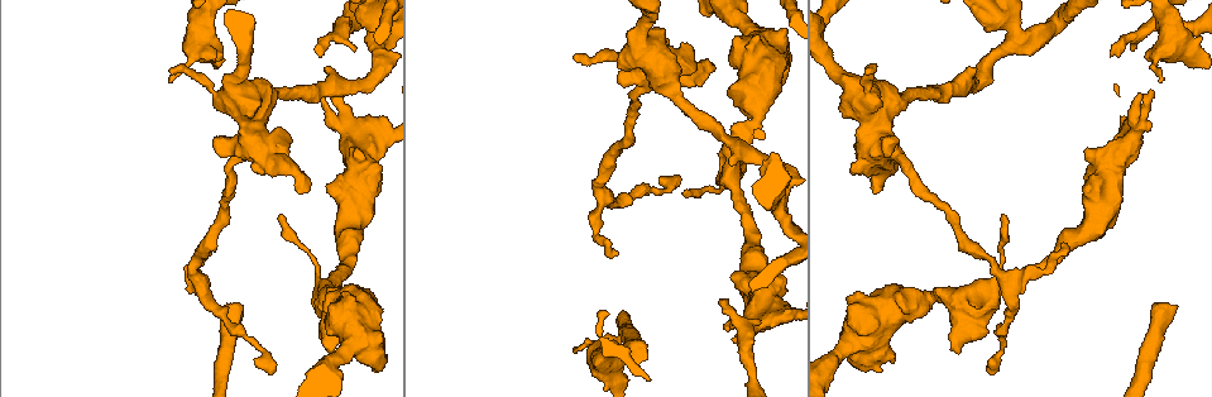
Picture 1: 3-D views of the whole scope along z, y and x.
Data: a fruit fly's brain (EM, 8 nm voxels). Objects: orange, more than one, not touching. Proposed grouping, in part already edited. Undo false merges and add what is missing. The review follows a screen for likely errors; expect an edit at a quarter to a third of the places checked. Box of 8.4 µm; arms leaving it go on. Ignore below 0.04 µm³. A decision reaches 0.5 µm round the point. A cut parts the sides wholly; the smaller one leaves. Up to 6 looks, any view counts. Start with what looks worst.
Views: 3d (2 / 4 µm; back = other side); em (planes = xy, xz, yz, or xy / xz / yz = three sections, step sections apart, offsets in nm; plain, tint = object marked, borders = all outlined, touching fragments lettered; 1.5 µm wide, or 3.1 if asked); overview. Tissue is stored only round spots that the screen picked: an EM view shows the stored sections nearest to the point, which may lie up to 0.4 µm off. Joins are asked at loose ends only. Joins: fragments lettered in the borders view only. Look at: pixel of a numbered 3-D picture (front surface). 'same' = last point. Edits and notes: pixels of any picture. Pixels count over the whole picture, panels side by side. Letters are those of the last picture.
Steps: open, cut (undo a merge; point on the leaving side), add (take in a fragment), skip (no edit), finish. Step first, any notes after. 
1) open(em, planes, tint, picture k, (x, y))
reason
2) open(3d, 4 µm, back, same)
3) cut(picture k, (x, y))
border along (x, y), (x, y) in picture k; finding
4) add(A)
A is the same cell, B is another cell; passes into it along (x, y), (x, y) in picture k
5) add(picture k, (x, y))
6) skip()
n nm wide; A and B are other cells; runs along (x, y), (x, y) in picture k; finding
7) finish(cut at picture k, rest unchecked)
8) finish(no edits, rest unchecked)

open(3d, 2 µm, picture 1, (318, 57))
free end

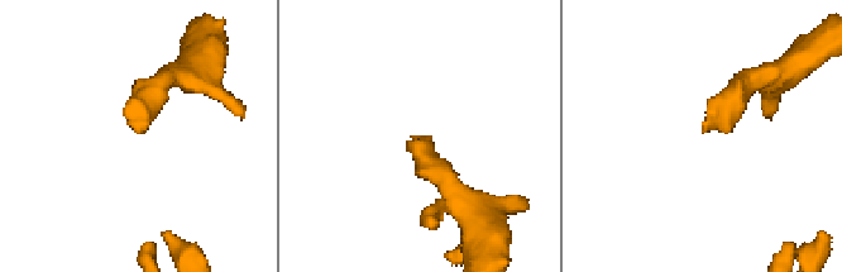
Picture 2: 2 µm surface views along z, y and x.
open(em, planes, borders, picture 2, (142, 131))
need the tissue

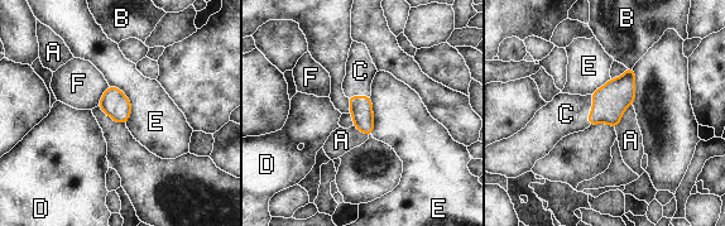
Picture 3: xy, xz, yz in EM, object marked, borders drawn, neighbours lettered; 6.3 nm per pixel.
add(C)
140 nm wide; E touches over 280 nm; C is the same cell, A, B, D, E and F are other cells; the neuron continues

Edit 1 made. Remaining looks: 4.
open(3d, 2 µm, picture 1, (1174, 306))
thick end

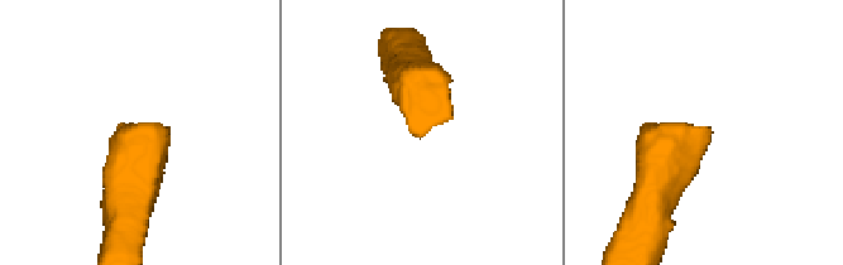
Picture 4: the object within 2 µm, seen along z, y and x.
open(em, xz, step 8, borders, picture 4, (704, 131))

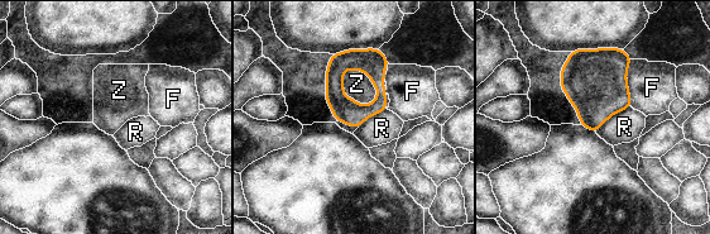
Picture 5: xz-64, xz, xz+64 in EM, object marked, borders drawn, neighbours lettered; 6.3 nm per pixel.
open(em, planes, borders, same)
cut it another way

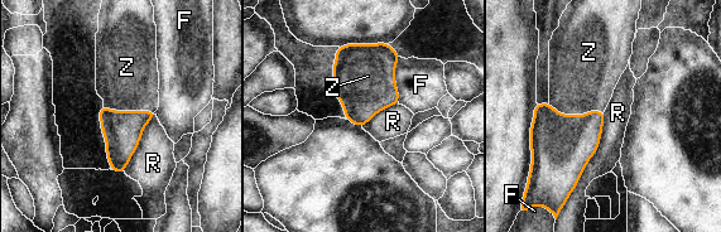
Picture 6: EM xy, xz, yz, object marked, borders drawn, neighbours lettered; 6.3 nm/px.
add(Z)
Z is the same cell, F and R are other cells; passes into it along (561, 145), (576, 115), (582, 77) in picture 6; the neuron continues

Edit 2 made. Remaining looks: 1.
finish(add at picture 3, add at picture 6, rest unchecked)

